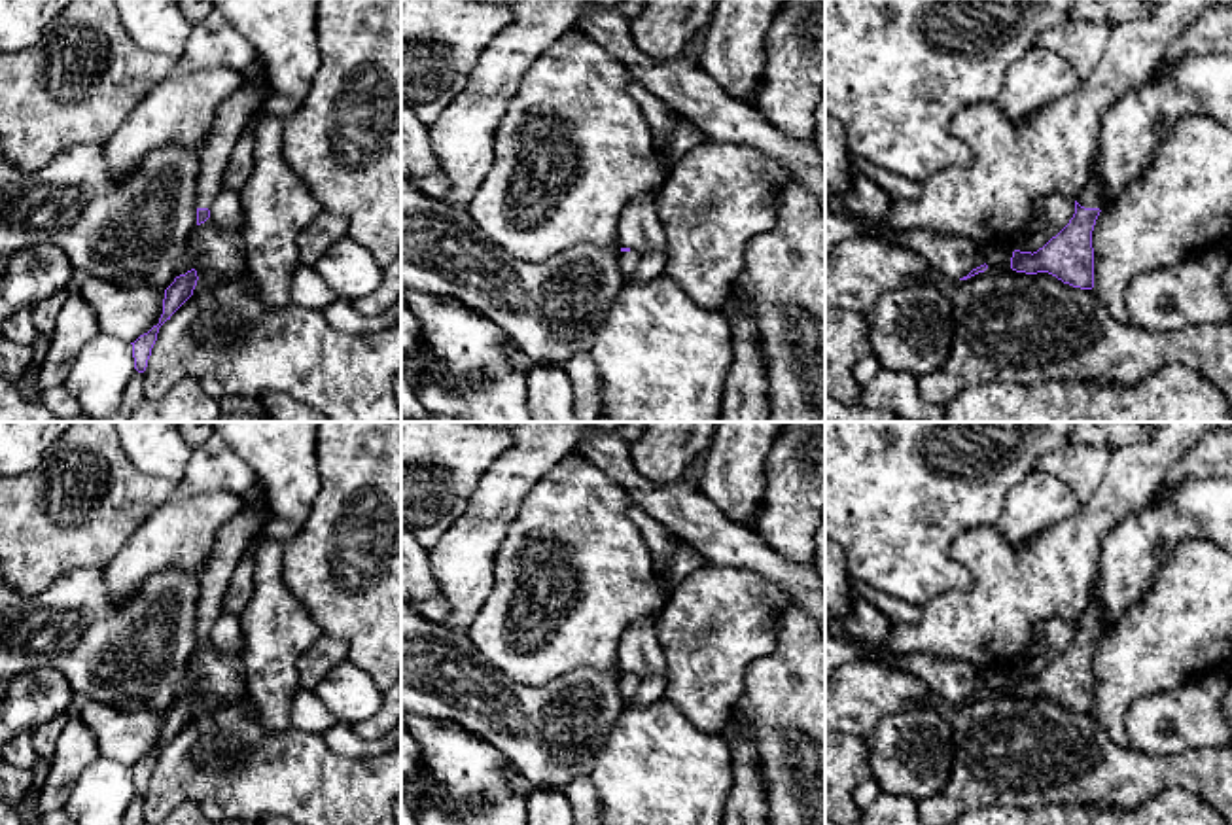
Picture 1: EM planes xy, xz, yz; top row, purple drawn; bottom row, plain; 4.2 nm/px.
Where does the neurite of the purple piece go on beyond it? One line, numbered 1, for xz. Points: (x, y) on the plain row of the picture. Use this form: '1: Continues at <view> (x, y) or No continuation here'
1: Continues at xz (627, 684)

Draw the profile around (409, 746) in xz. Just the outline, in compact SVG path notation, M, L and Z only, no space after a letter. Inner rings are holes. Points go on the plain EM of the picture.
M401 727L401 774L413 770L420 761L420 746L413 734Z

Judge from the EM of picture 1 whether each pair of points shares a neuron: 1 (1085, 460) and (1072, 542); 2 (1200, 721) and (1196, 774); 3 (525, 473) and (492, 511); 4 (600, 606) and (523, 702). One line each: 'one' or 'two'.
1: two
2: two
3: one
4: two

